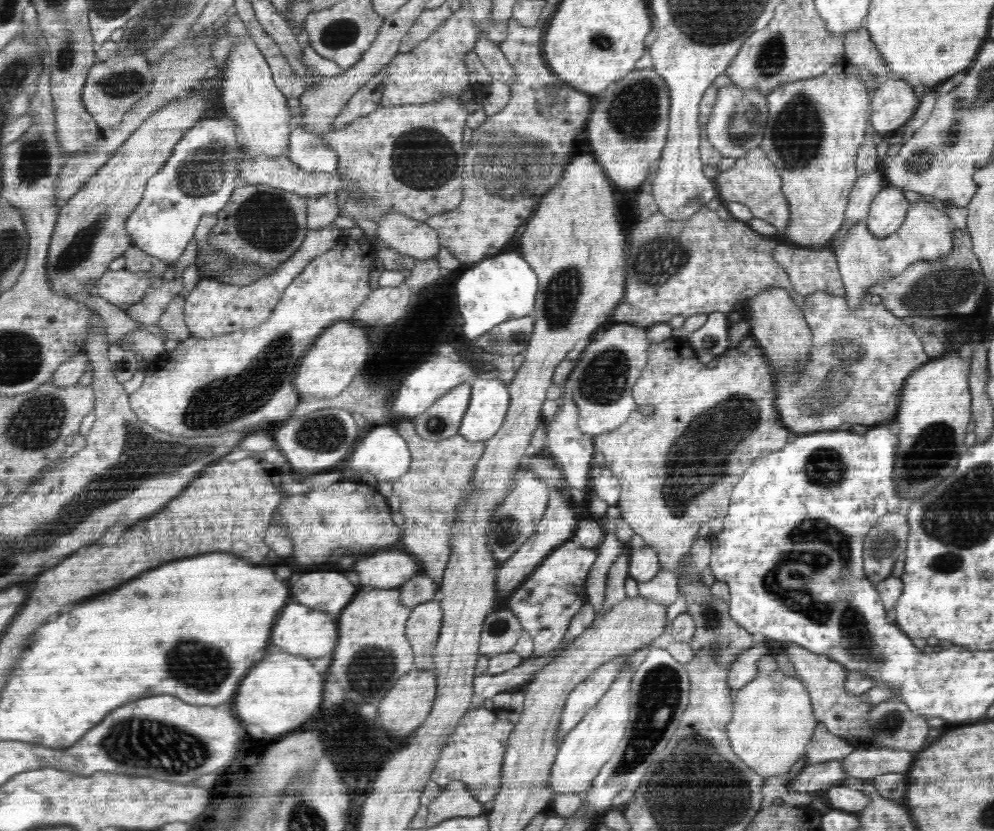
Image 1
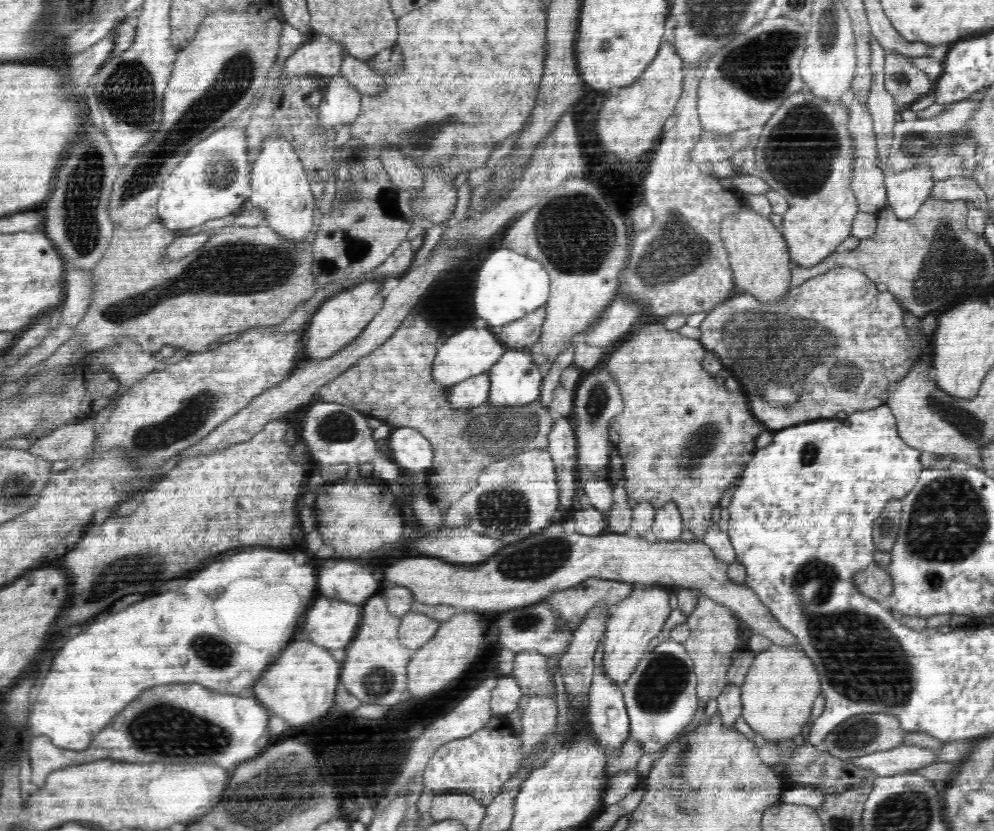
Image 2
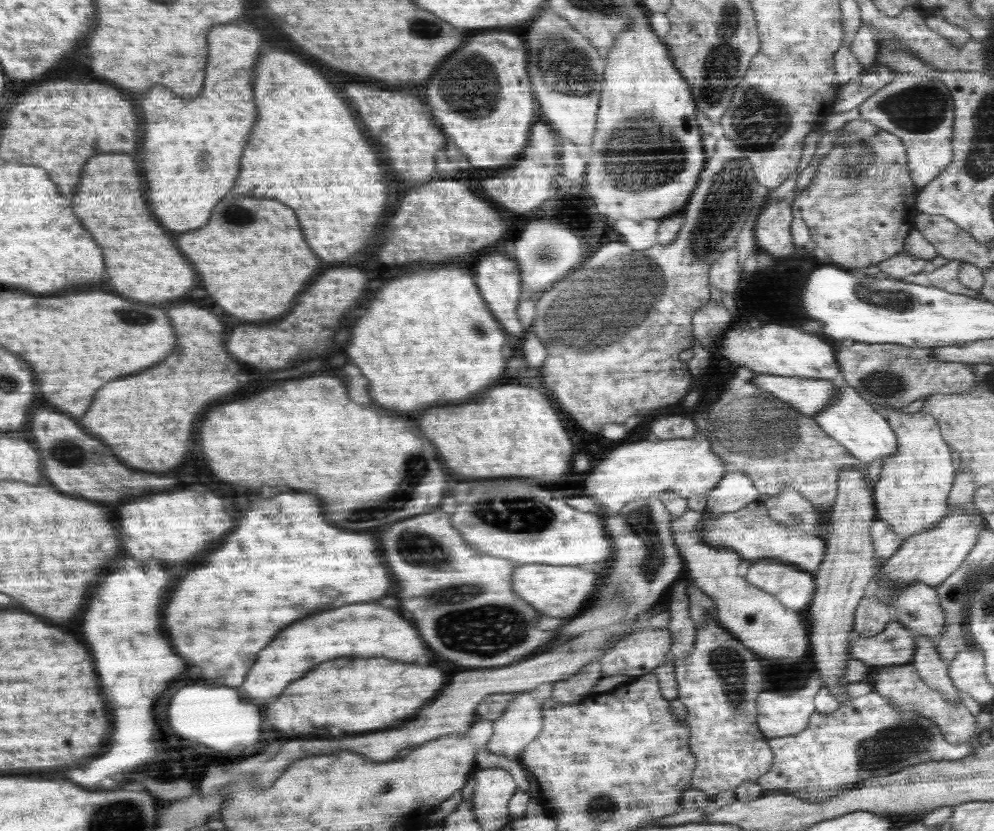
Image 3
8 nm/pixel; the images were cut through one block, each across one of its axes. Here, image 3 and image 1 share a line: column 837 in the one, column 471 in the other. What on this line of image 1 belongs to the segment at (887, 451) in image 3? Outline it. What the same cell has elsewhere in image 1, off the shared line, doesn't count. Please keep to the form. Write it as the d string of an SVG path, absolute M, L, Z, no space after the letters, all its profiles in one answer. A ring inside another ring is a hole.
M480 374L476 380L471 380L471 400L462 419L458 434L464 435L468 441L484 441L492 438L502 426L510 406L510 392L508 386L498 378L482 378Z

